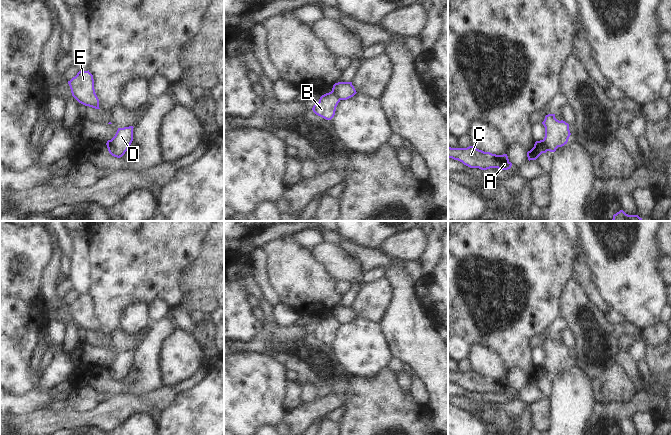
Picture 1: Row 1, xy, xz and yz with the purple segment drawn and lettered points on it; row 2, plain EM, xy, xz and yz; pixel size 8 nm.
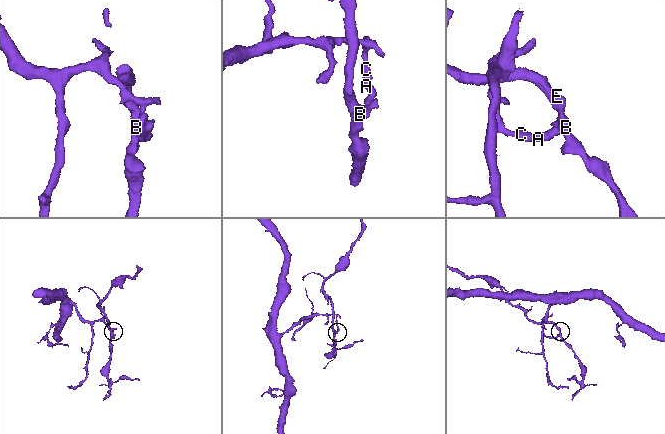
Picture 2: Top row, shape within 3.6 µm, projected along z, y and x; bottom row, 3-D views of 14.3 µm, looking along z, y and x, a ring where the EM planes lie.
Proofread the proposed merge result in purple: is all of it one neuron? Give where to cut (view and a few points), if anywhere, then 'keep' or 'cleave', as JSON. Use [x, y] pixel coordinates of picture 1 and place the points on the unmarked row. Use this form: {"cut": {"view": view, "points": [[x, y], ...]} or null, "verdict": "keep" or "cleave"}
{"cut": {"view": "yz", "points": [[542, 364], [549, 374]]}, "verdict": "cleave"}

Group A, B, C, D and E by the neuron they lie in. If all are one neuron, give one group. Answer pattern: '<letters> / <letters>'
A C D / B E

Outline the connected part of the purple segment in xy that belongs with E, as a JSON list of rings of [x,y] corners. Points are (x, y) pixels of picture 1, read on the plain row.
[[[79,295],[68,308],[72,320],[81,328],[95,333],[99,332],[99,323],[94,313],[93,299],[88,295]]]

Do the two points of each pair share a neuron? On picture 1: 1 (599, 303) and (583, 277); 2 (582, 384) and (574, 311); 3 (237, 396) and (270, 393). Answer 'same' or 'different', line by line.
1: same
2: different
3: same

